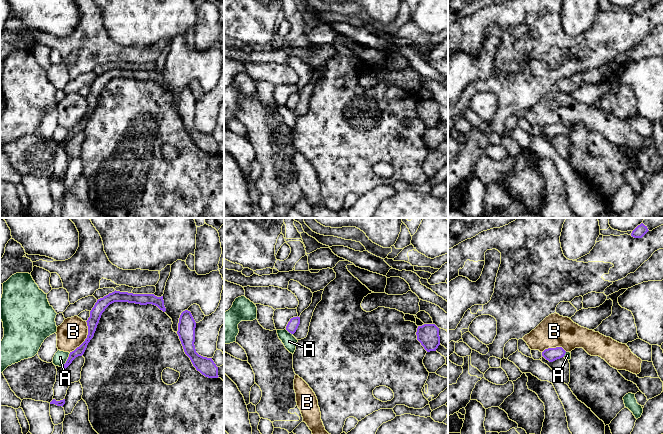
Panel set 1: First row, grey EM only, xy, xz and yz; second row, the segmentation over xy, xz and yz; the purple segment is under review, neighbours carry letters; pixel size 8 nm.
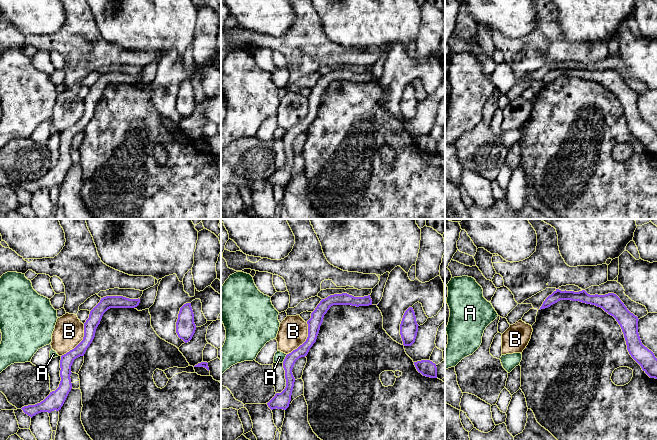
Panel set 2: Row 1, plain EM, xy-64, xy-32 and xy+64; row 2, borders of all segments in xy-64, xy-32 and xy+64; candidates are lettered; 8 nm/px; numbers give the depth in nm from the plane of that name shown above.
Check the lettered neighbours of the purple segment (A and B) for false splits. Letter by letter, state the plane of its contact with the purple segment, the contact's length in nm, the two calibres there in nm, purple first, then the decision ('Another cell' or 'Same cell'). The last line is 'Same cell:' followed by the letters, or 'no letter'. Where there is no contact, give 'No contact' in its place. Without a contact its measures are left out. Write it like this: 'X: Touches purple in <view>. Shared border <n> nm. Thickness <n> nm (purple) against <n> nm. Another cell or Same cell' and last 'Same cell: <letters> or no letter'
A: Touches purple in xy. Shared border 130 nm. Thickness 80 nm (purple) against 110 nm. Another cell
B: Touches purple in xy. Shared border 300 nm. Thickness 100 nm (purple) against 220 nm. Another cell
Same cell: no letter

